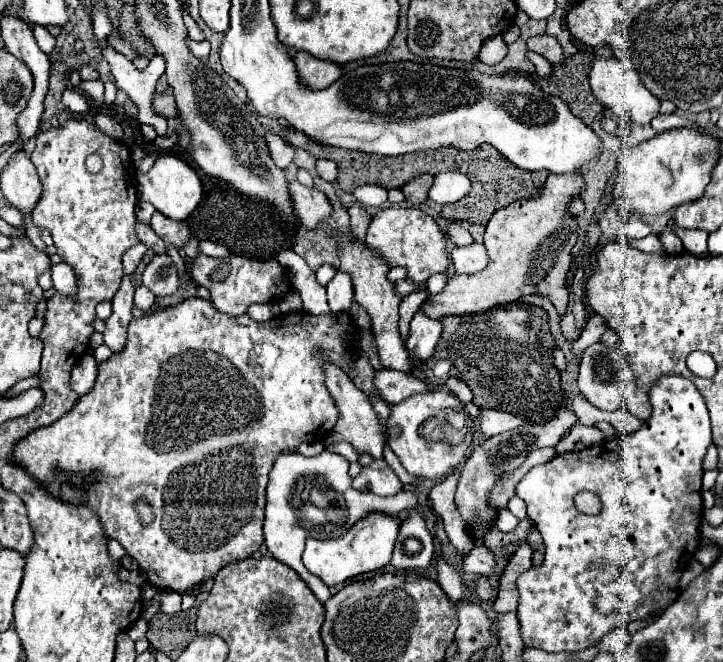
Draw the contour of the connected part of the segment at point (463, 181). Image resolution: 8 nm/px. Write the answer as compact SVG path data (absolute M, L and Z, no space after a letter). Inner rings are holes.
M445 172L445 174L435 176L427 198L437 204L449 204L449 202L457 202L465 194L469 194L469 188L471 188L471 182L465 174Z

